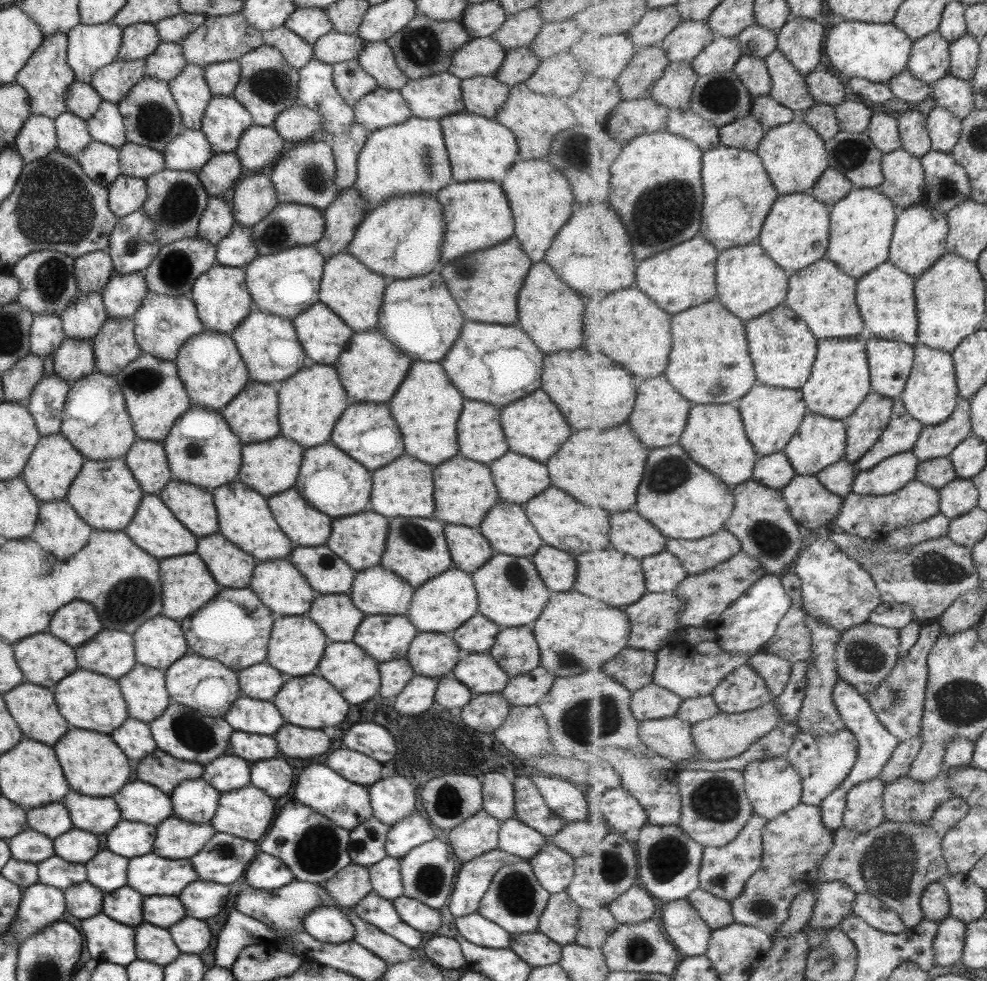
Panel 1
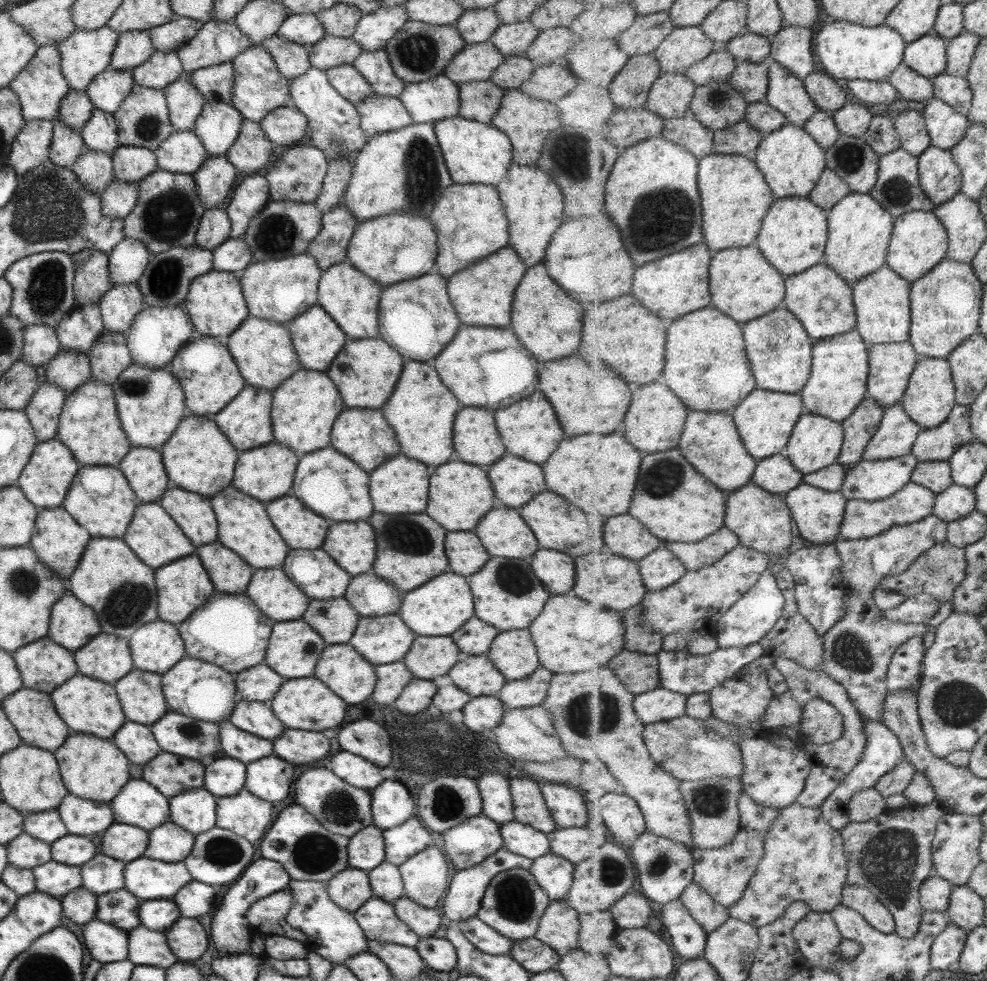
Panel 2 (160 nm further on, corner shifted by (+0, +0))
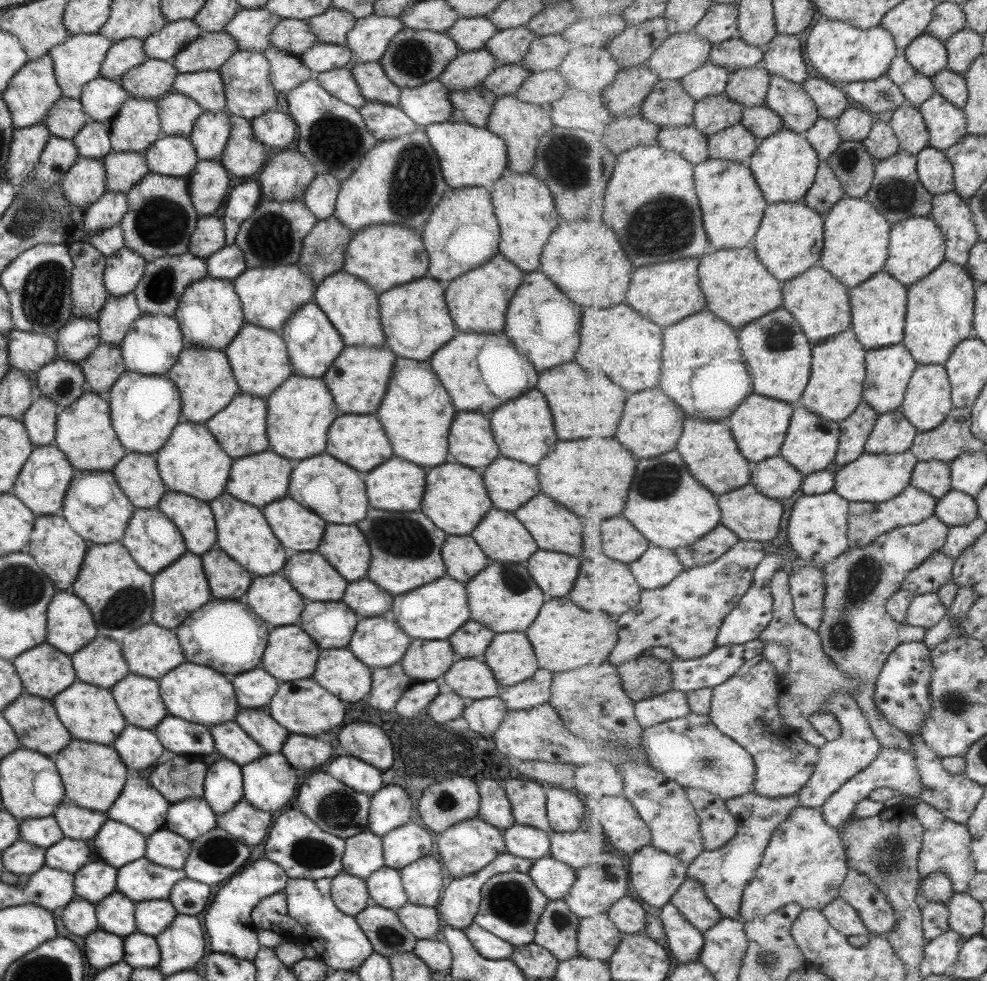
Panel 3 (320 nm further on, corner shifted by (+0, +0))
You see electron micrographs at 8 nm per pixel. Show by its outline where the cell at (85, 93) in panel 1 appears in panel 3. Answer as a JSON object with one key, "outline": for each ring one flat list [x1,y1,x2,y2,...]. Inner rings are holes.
{"outline":[[61,96,49,108,41,124,47,128,49,135,72,140,86,122,87,116,83,113,79,100]]}

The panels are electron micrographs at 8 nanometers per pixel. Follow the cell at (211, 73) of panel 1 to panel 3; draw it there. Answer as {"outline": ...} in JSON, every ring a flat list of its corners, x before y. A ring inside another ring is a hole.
{"outline":[[218,71,177,73,172,84,172,91,193,100,202,112,223,113,226,111,226,101]]}

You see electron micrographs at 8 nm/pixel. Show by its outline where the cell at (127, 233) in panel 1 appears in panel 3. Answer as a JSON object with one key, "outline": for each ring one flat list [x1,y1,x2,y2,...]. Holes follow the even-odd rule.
{"outline":[[125,247,120,248,111,256,106,256,105,268,102,274,102,283,108,296,123,296,132,293,137,281,141,280,141,277,143,276,146,264,147,263,141,256,137,256,136,252]]}

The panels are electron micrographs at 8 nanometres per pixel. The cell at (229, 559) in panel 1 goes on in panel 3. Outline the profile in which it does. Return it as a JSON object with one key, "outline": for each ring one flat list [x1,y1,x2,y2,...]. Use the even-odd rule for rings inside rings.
{"outline":[[211,548,200,555,211,597,231,598,231,601,243,599,253,580,250,572,245,572,239,564,225,556,219,548]]}

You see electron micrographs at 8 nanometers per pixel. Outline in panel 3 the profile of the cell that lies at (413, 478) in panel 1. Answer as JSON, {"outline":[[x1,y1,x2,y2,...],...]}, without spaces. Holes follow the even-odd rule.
{"outline":[[389,458,365,476,367,498,379,510,419,510,425,472,401,458]]}

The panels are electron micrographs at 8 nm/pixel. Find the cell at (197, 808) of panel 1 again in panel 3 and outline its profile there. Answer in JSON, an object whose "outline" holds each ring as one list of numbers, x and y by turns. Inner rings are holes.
{"outline":[[187,798,168,806,163,828,191,842,215,828,216,817,202,798]]}

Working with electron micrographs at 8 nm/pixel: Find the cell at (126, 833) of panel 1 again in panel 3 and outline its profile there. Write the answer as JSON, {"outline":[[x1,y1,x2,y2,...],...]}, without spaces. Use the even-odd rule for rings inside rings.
{"outline":[[109,818,105,819,92,839,97,856,115,869,144,857,146,837]]}

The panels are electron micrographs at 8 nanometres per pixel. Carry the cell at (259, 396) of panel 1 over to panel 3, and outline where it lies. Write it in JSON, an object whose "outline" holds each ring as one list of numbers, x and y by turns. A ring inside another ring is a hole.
{"outline":[[238,392,225,408,206,420,204,425,227,456,241,458,268,450,265,410,265,398]]}

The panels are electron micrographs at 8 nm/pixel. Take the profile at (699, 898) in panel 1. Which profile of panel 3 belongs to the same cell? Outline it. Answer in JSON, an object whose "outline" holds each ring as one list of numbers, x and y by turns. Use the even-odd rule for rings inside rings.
{"outline":[[696,879,685,881,673,895,671,903,677,905,685,918,701,929,701,932,715,927,724,918,717,905,709,900,705,884]]}

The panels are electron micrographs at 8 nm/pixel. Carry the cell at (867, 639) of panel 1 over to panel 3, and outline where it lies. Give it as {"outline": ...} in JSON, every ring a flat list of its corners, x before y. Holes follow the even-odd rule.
{"outline":[[933,515,921,524,890,530,865,548,849,548,841,556,824,565,828,591,825,596,825,618,817,632,824,645,824,652,845,676,862,680,862,684,856,688,856,699,883,747,914,752,911,737,893,725,889,719,885,719,880,708,877,708,877,679,888,663,889,656,901,644,924,642,925,635,929,632,924,627,899,625,889,615,886,604,901,590,901,584,912,570,919,568,933,553,944,547,949,531,950,526]]}

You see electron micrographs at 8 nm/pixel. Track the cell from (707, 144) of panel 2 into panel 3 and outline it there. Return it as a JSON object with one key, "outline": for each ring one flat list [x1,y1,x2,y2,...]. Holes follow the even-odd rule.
{"outline":[[695,124,681,127,662,127,657,144,663,148,681,153,697,166,710,158,710,137,701,133]]}

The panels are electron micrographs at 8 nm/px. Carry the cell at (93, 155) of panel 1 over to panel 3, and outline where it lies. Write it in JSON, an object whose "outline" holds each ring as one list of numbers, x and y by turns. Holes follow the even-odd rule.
{"outline":[[78,157,59,185,62,197,69,206,86,210,106,191,104,182,105,171,101,159]]}

